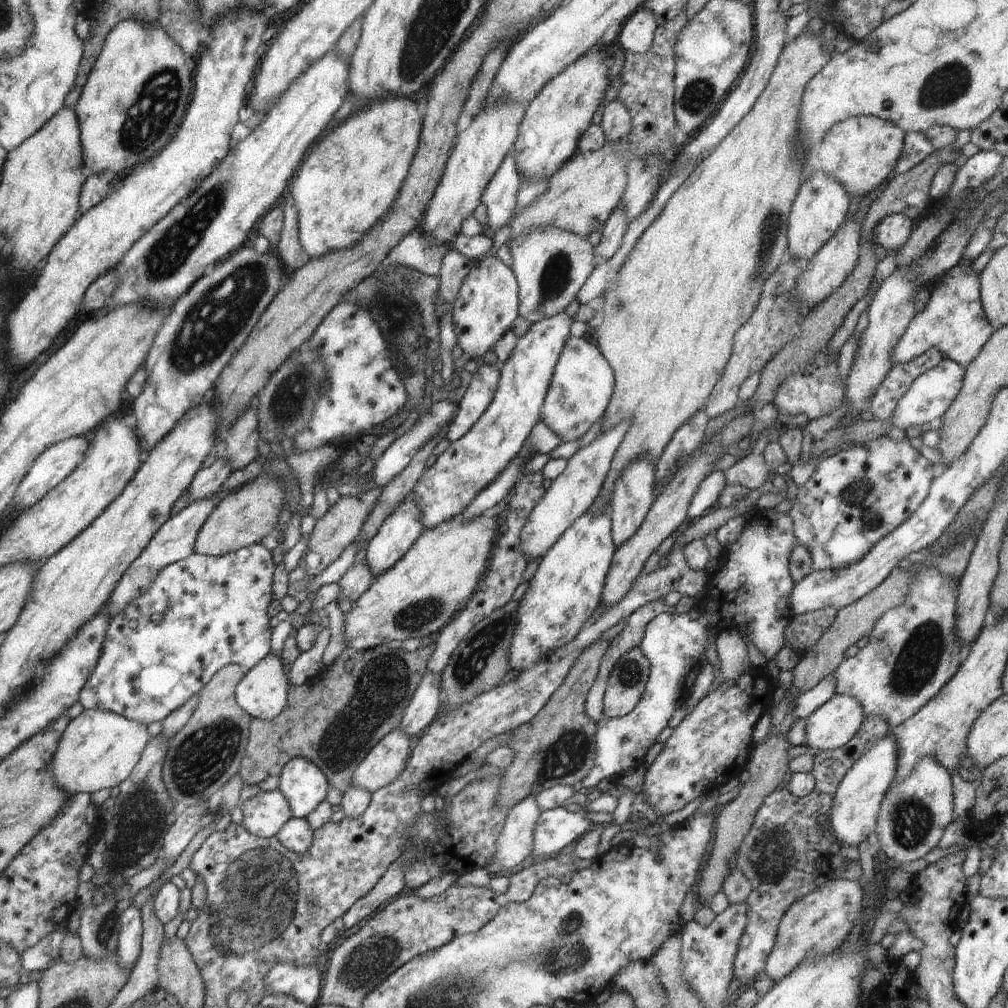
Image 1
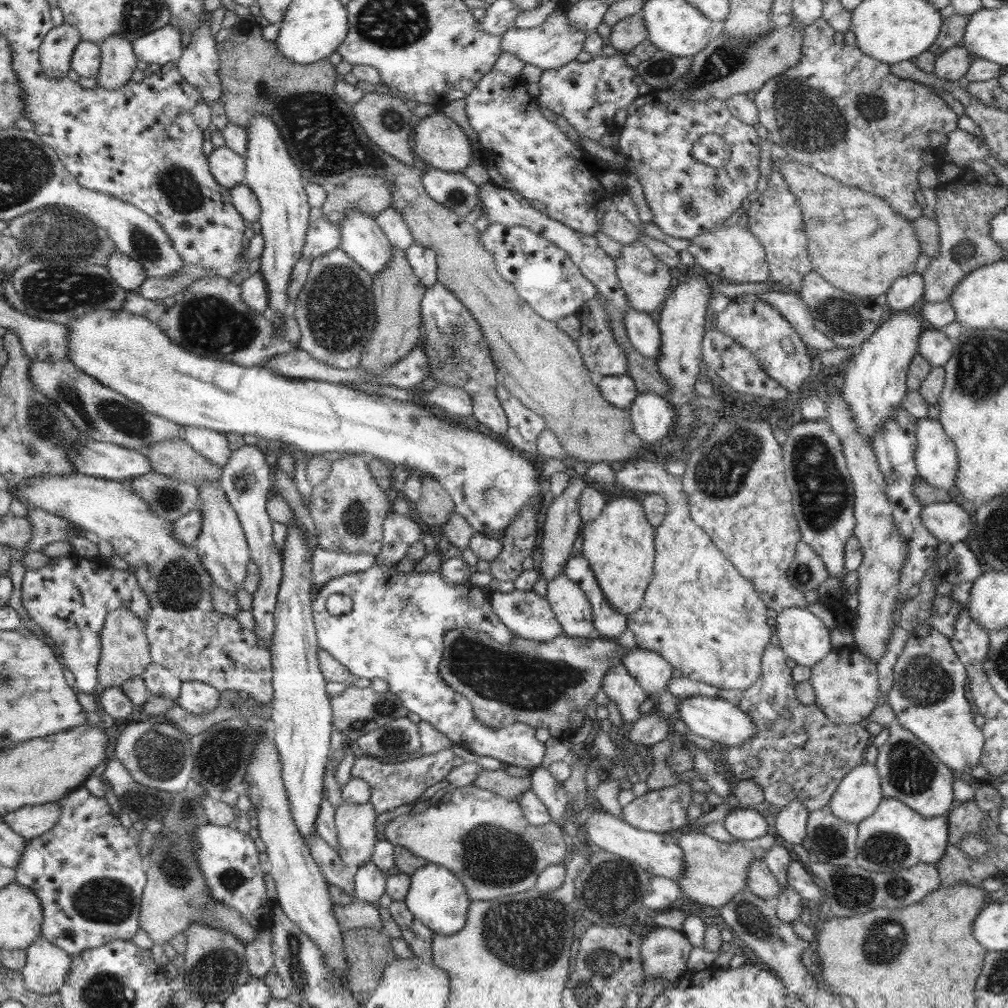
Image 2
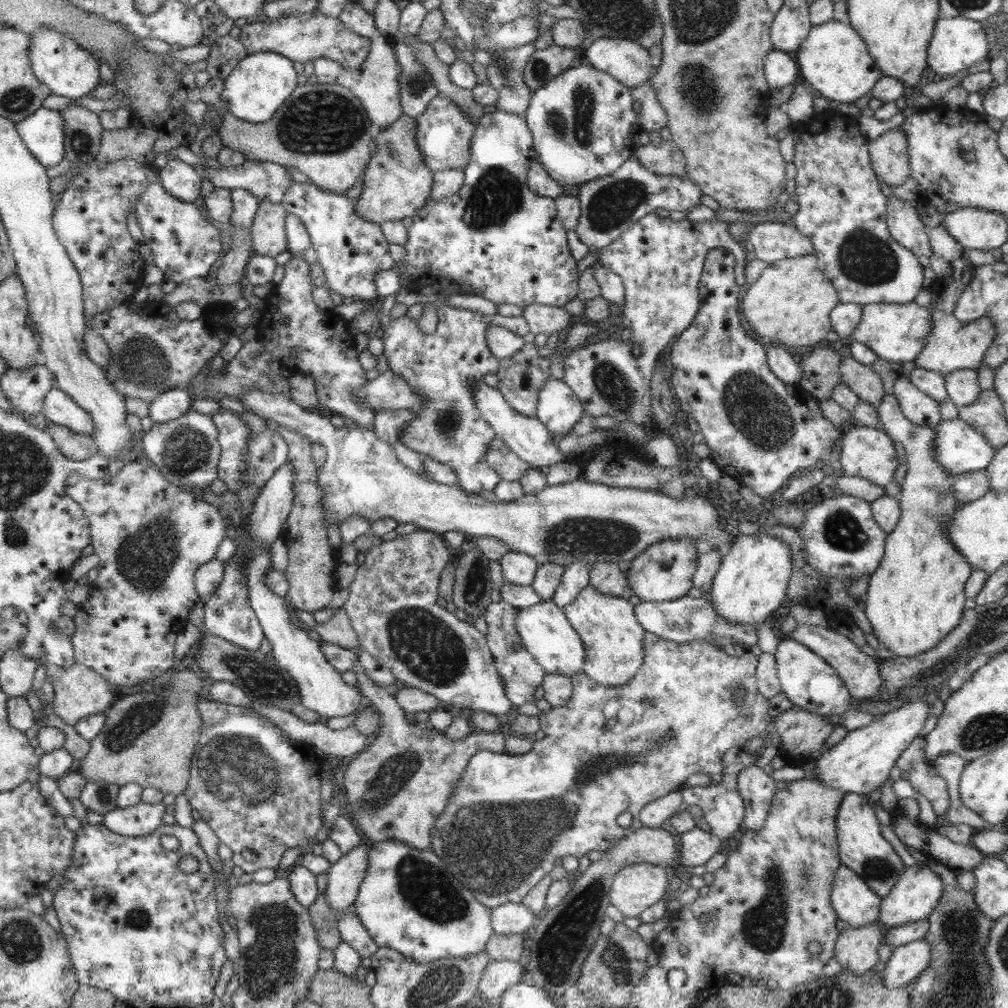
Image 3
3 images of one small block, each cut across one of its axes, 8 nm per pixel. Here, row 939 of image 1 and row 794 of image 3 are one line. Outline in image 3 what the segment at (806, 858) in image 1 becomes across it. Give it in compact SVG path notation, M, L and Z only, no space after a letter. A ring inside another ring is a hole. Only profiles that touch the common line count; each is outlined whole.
M750 765L738 773L738 792L744 799L744 829L757 831L764 826L766 816L776 794L777 781L757 765Z

